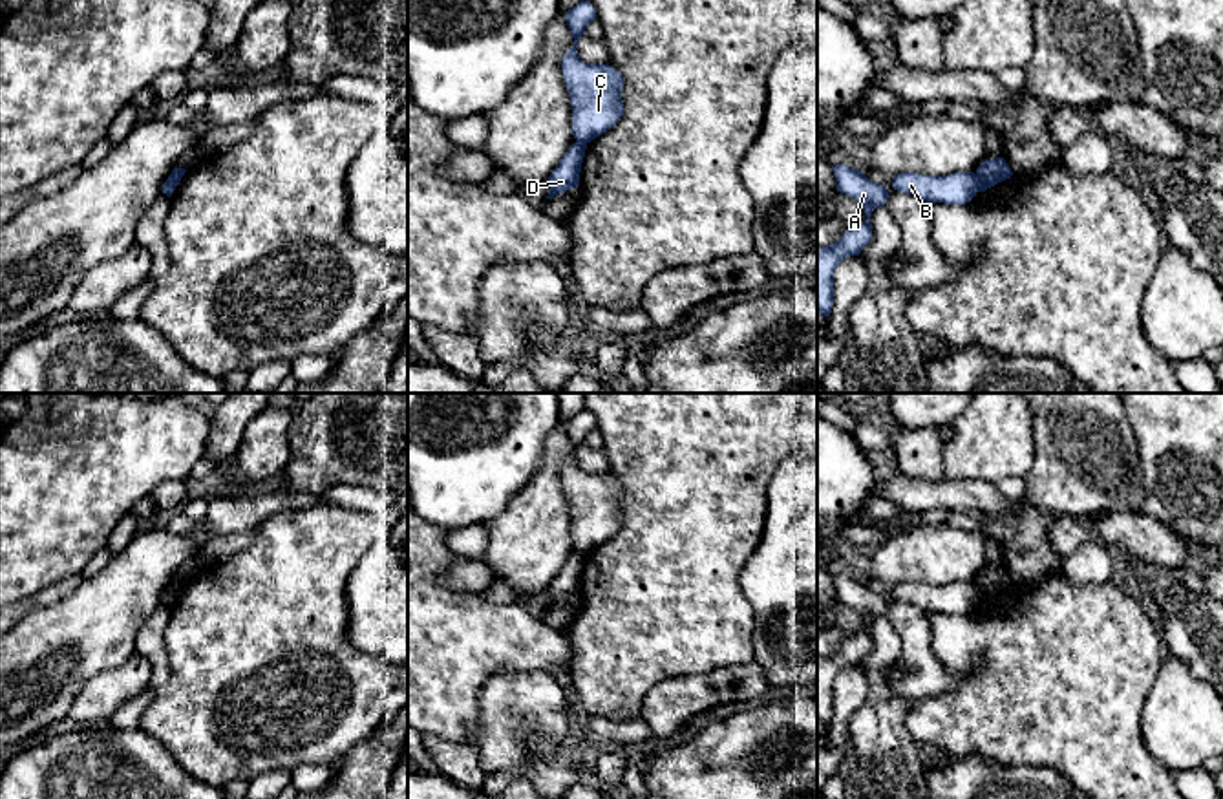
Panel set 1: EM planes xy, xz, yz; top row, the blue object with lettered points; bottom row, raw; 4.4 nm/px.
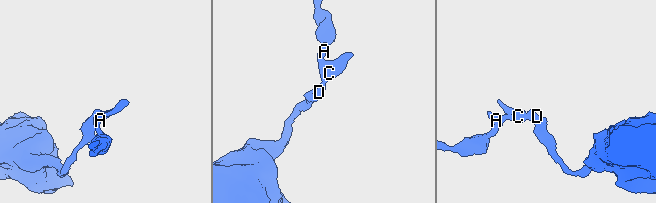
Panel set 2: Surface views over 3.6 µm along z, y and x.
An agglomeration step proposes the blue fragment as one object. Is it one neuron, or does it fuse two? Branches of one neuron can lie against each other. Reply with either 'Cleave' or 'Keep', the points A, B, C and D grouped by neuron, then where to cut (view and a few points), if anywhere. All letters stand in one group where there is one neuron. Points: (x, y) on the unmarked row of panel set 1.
Cleave. Groups: A B C / D. Split along yz (975, 584), (977, 600)

